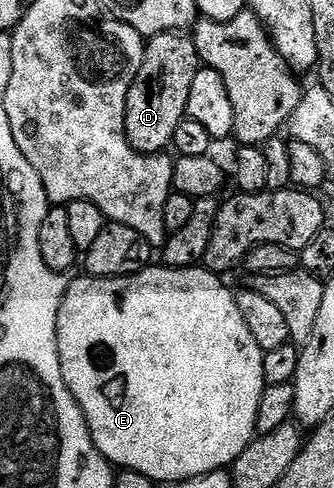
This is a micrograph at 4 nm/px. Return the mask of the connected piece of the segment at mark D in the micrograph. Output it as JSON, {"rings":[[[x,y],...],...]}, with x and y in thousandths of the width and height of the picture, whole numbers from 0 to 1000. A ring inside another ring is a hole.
{"rings":[[[488,66],[440,84],[425,143],[413,143],[413,160],[377,201],[371,273],[404,311],[461,320],[515,303],[521,266],[533,266],[533,250],[563,234],[569,174],[602,137],[587,84],[572,72]]]}

